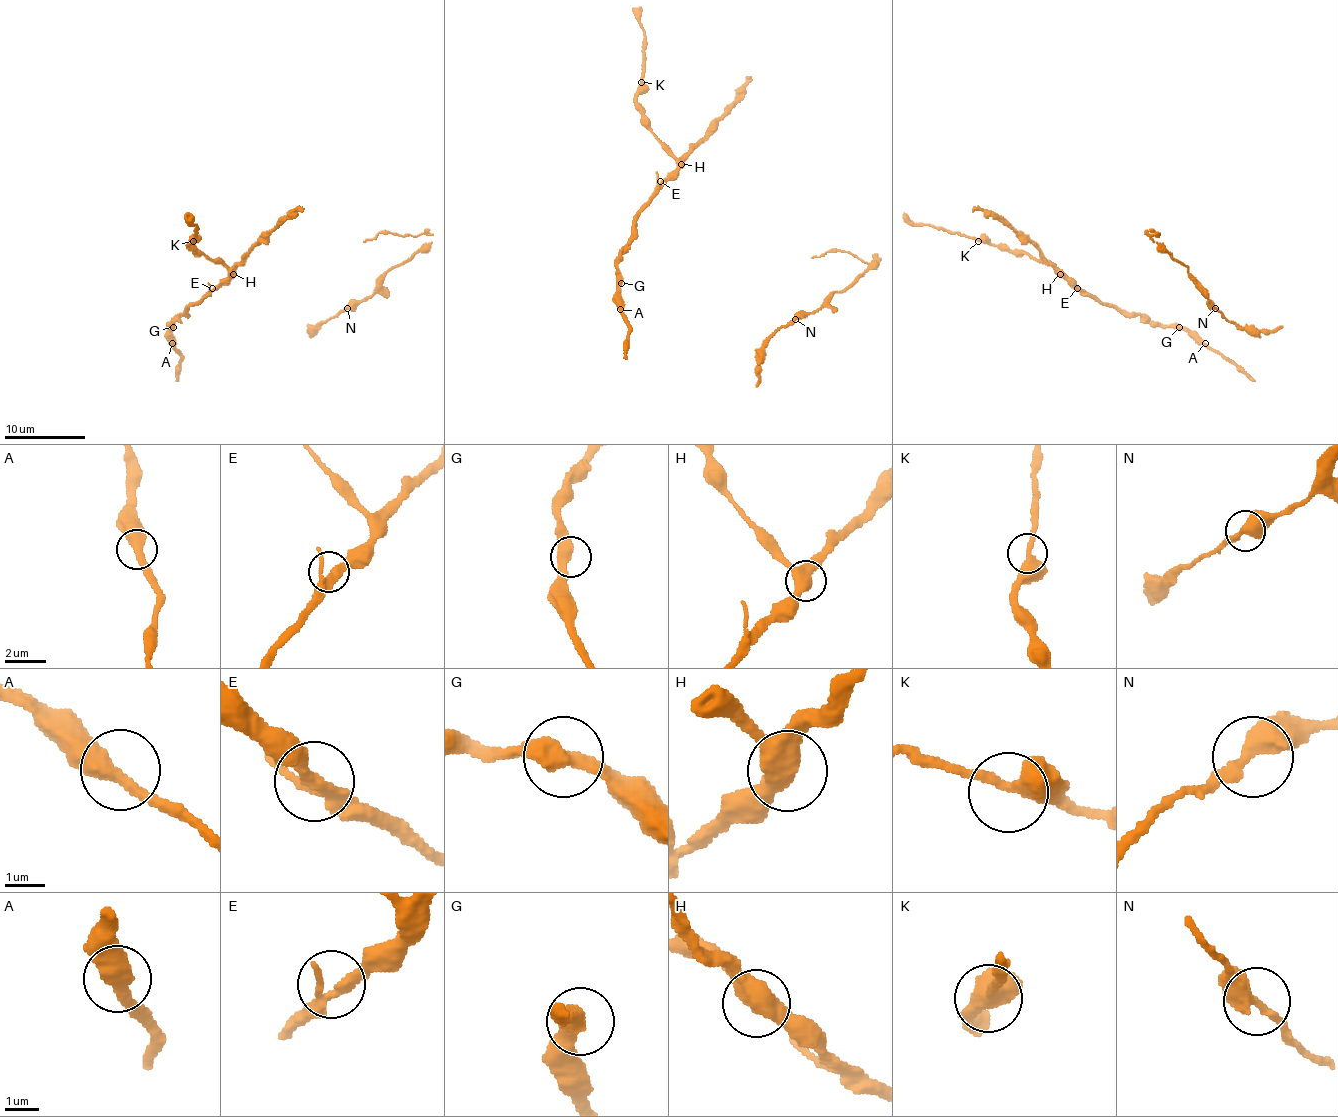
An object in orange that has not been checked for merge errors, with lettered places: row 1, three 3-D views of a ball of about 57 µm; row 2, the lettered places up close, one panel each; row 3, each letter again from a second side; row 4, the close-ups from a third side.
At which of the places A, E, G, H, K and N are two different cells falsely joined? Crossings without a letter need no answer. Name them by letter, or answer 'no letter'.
no letter

